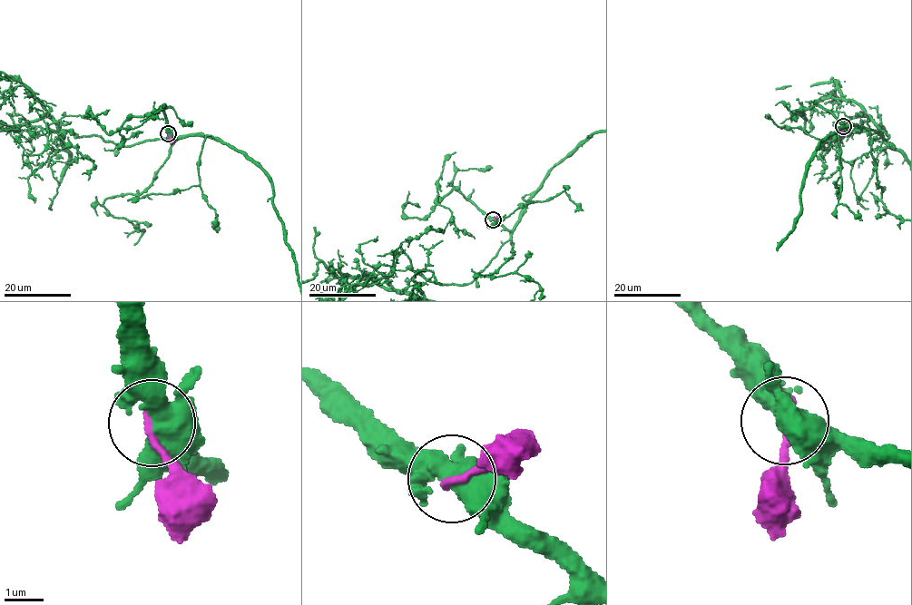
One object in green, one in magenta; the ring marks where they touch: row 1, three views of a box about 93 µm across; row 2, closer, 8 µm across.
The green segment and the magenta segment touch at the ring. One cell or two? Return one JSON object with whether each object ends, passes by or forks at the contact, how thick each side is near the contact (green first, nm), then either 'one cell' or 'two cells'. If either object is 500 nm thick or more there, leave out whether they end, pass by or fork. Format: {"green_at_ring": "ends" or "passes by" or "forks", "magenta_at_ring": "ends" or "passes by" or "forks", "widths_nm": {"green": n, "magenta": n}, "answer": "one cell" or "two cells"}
{"green_at_ring": "forks", "magenta_at_ring": "ends", "widths_nm": {"green": 480, "magenta": 200}, "answer": "two cells"}

